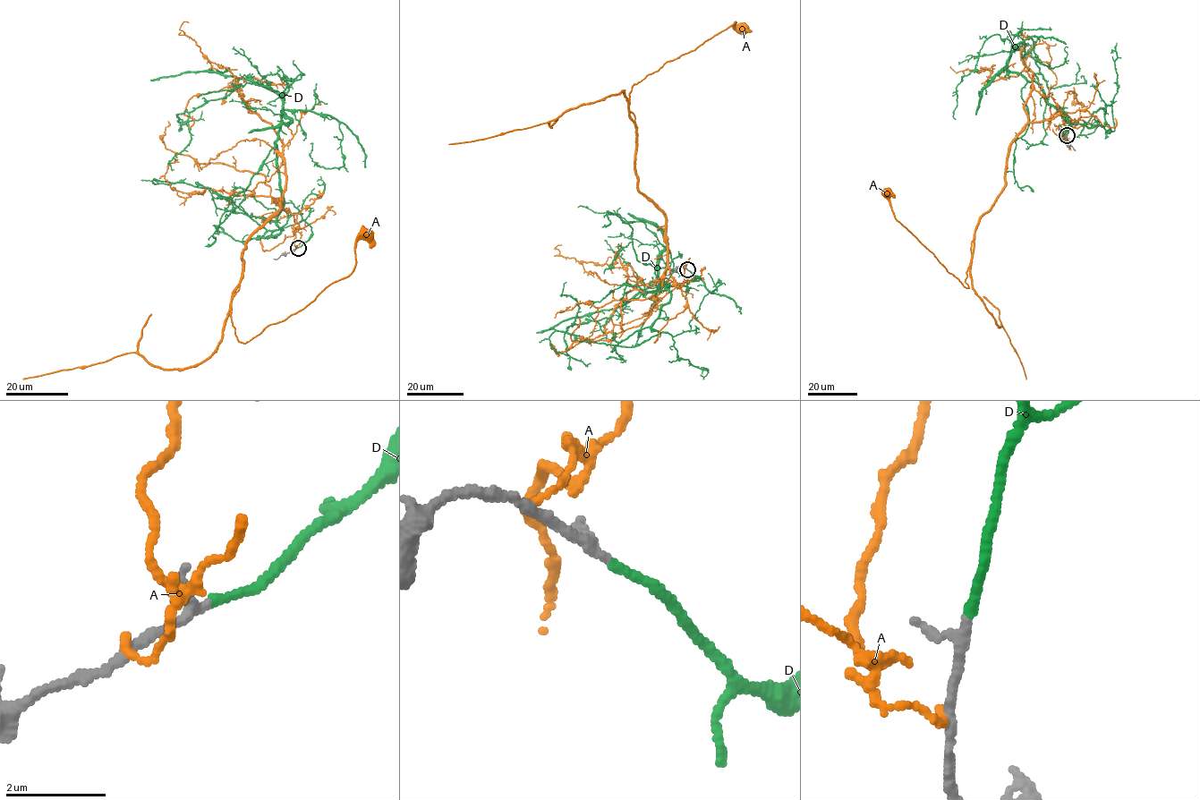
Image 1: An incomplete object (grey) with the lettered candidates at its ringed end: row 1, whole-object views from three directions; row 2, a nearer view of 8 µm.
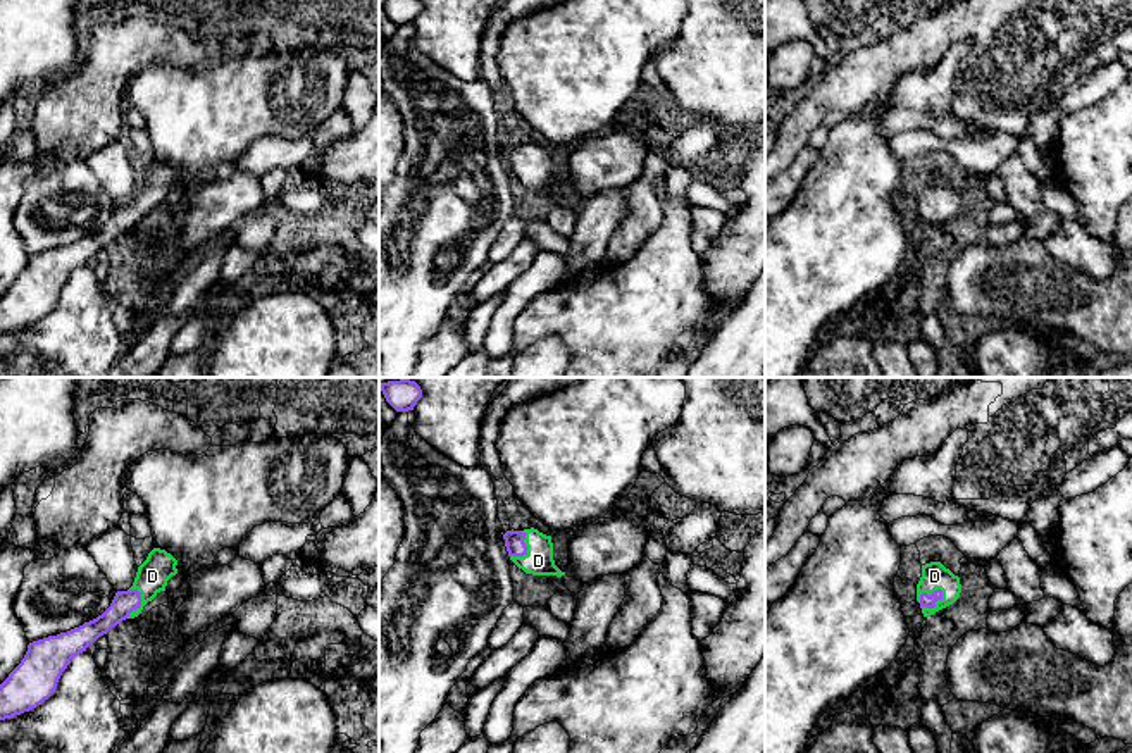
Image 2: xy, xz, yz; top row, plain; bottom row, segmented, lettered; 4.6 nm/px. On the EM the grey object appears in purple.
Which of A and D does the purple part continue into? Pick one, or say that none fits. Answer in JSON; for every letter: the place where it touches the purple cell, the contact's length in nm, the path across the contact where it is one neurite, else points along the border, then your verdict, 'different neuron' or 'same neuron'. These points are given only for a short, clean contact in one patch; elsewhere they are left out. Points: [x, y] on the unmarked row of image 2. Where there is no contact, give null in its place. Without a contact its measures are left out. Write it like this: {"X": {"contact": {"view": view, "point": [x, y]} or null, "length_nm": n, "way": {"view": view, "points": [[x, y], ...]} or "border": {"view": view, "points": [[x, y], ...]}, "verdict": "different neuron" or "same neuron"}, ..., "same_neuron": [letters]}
{"A": {"contact": null, "verdict": "different neuron"}, "D": {"contact": {"view": "yz", "point": [934, 219]}, "length_nm": 130, "way": {"view": "yz", "points": [[926, 214], [934, 219], [941, 211], [934, 190]]}, "verdict": "same neuron"}, "same_neuron": ["D"]}

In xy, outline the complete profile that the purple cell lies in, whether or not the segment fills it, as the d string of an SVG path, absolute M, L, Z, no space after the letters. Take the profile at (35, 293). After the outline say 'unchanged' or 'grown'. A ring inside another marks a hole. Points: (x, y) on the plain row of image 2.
M153 162L138 181L133 200L117 205L102 229L67 246L29 257L21 277L0 298L0 334L14 333L48 314L71 274L122 234L138 231L148 215L165 205L167 195L177 188L176 179L171 167Z; grown

